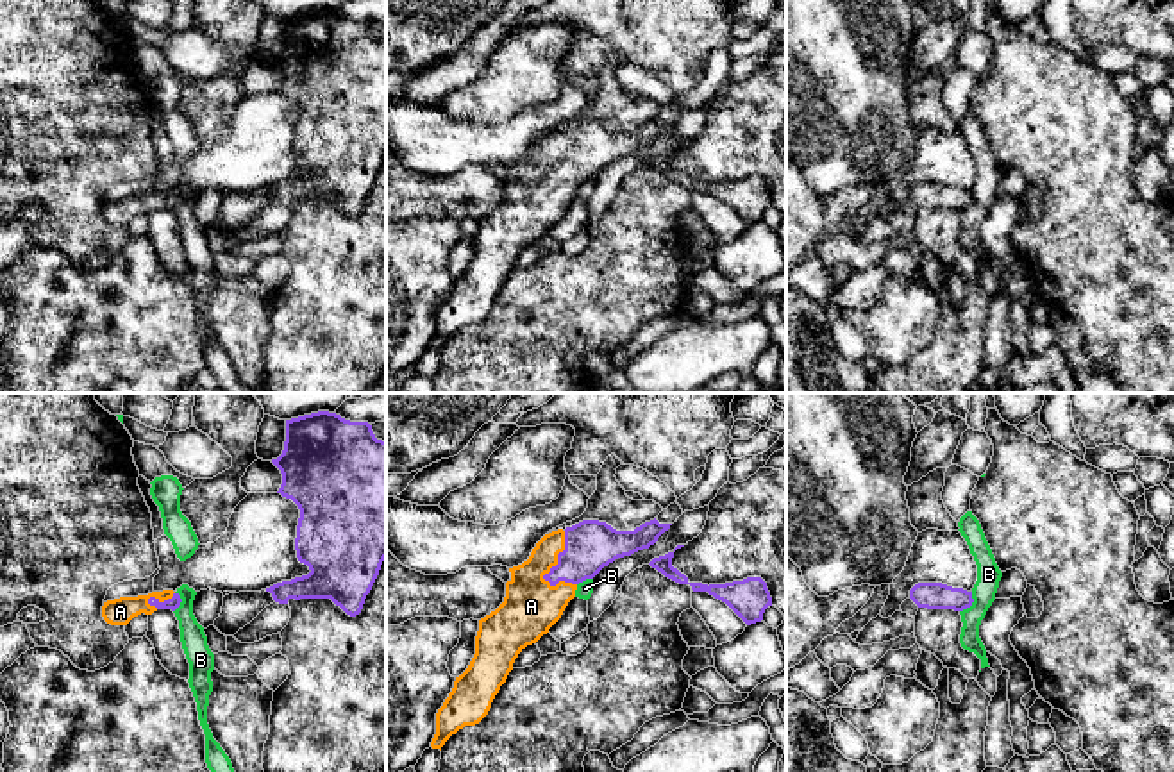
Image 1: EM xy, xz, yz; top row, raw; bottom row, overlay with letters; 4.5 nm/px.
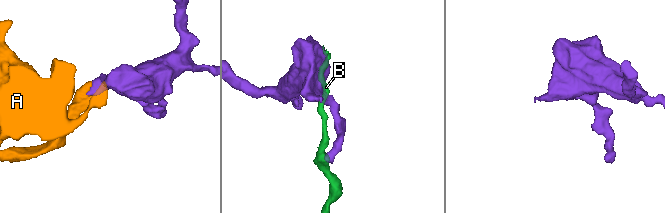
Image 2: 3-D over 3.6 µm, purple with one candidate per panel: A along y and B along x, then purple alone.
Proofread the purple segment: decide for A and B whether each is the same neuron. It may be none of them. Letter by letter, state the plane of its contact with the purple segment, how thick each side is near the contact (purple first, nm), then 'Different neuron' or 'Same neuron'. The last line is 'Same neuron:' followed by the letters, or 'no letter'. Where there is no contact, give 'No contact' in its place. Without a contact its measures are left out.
A: Touches purple in xz. Thickness 240 nm (purple) against 260 nm. Same neuron
B: Touches purple in yz. Thickness 130 nm (purple) against 110 nm. Different neuron
Same neuron: A

